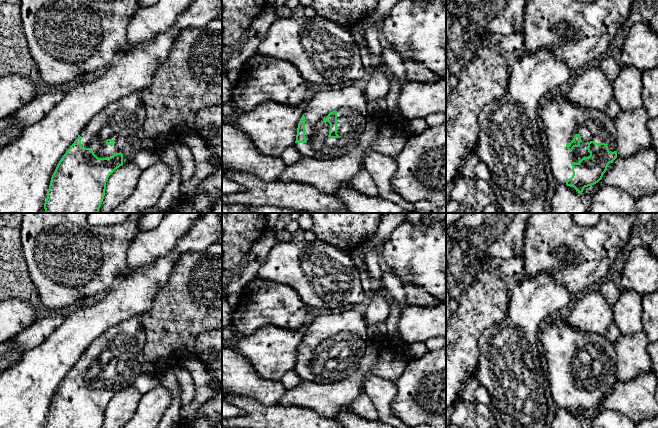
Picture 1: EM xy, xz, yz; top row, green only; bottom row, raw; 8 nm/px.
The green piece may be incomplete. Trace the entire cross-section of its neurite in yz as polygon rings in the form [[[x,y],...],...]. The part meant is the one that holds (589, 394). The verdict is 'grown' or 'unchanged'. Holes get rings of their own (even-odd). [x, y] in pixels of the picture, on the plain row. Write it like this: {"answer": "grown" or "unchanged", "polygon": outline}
{"answer": "grown", "polygon": [[[554,320],[544,326],[539,339],[547,360],[546,384],[559,409],[574,411],[582,418],[585,411],[602,403],[608,389],[617,382],[615,347],[606,336],[575,329],[567,320]]]}

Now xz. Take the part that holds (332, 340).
{"answer": "grown", "polygon": [[[357,310],[312,318],[312,322],[303,329],[304,338],[298,347],[295,373],[302,381],[316,384],[333,383],[349,377],[358,370],[368,348],[367,326],[364,314]]]}

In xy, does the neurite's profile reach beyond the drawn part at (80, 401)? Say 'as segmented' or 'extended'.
extended

